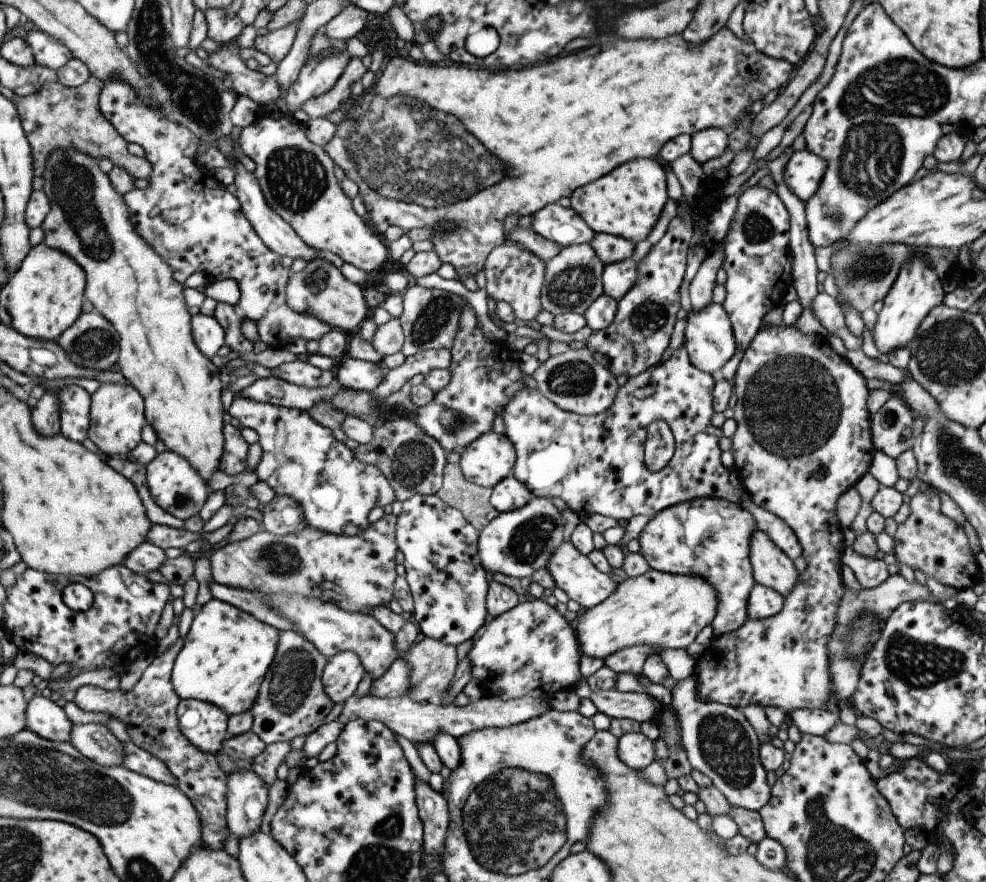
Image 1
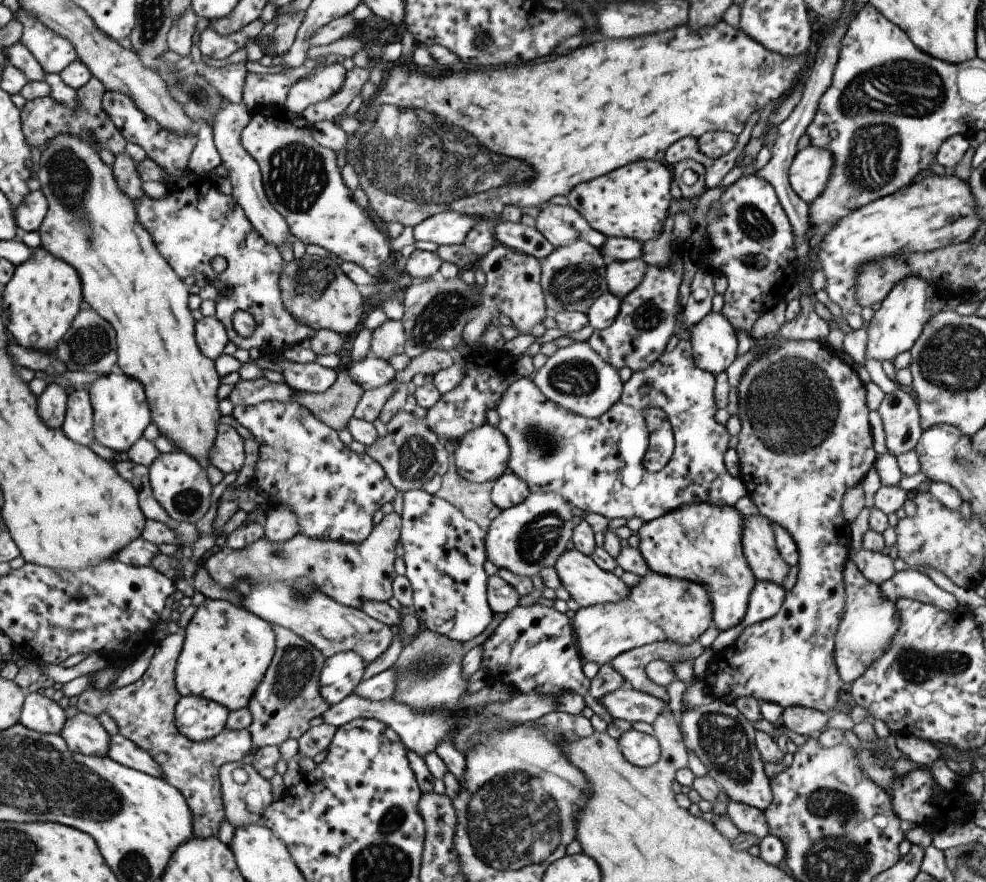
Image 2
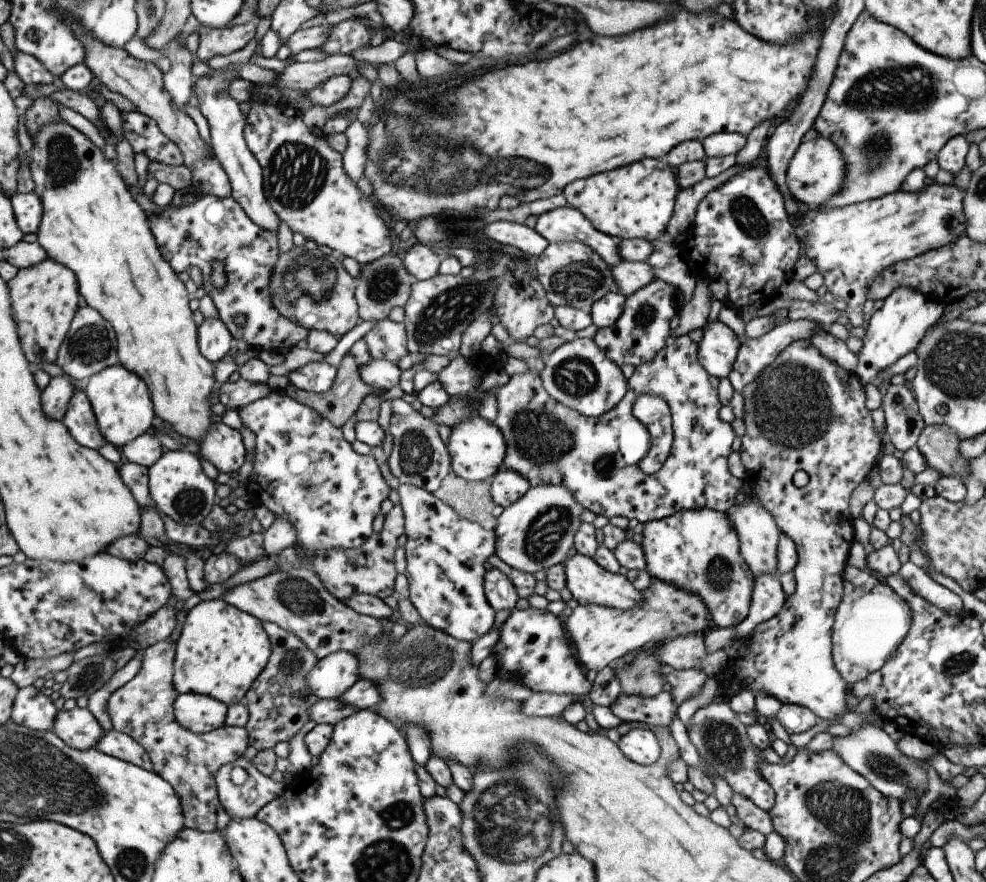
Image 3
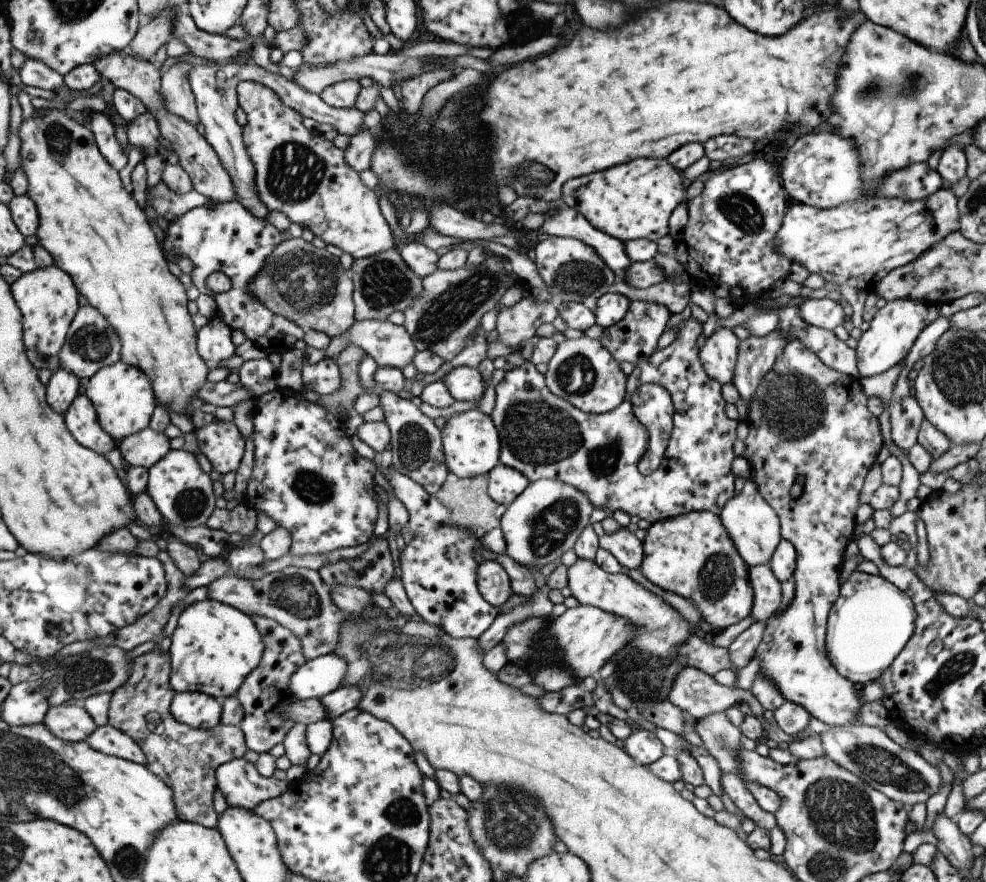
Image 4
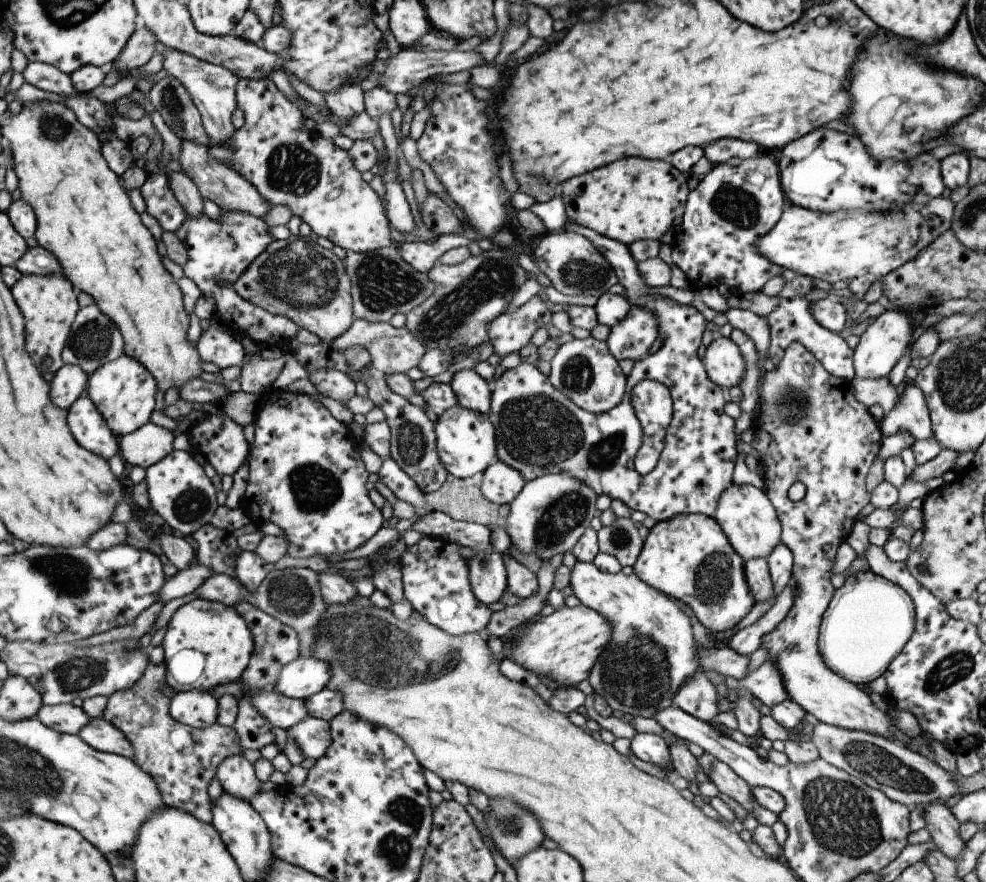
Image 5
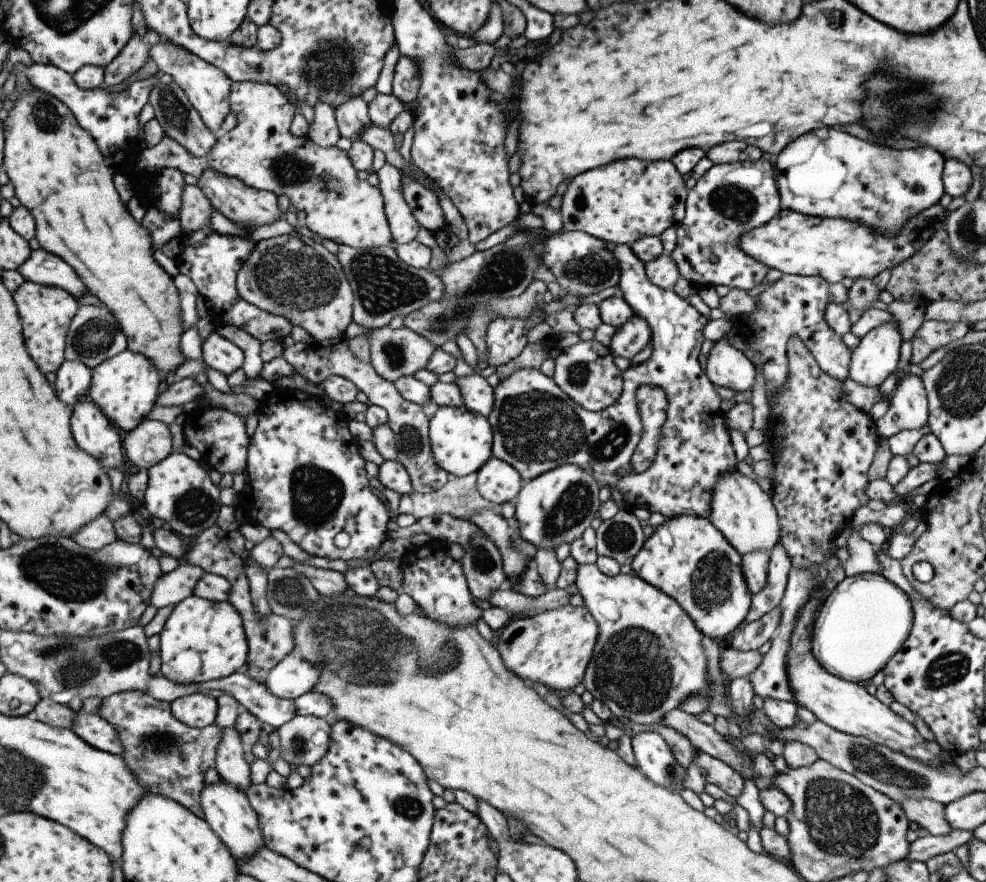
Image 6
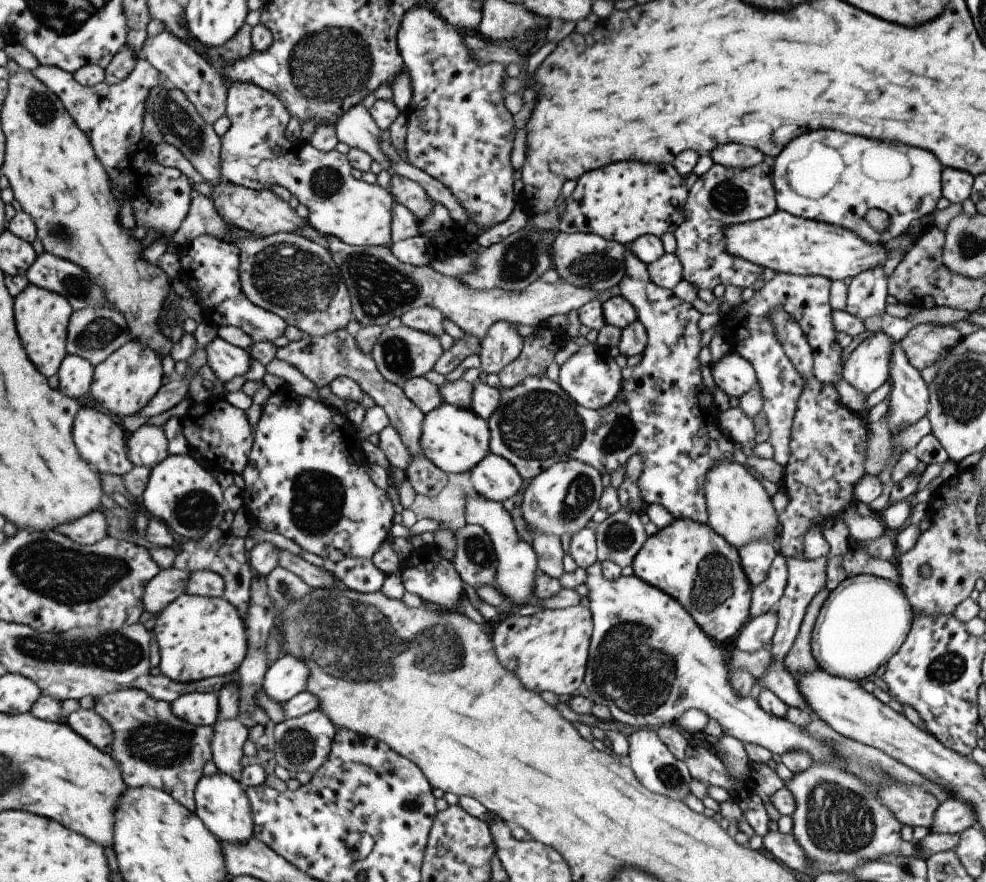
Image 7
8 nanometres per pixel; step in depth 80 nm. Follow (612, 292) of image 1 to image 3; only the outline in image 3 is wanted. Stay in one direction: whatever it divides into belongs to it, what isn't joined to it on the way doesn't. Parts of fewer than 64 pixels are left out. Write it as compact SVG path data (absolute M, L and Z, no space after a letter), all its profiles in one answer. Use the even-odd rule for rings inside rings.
M619 261L609 267L615 292L629 296L633 291L645 286L654 276L651 267L645 261Z

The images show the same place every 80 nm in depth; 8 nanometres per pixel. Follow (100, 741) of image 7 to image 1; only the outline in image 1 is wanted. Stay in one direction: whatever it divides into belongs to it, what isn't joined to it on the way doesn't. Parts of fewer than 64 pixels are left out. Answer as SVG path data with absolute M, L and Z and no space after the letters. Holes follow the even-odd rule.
M133 742L124 743L124 747L126 752L125 767L155 779L157 782L176 787L176 778L169 772L163 760Z

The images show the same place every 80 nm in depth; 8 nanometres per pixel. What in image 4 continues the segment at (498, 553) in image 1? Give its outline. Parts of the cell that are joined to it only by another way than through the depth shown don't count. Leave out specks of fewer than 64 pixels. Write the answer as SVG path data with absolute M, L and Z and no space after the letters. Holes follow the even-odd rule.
M553 479L530 482L511 504L506 506L499 519L504 540L504 552L522 567L540 569L567 552L588 523L594 506L576 488Z

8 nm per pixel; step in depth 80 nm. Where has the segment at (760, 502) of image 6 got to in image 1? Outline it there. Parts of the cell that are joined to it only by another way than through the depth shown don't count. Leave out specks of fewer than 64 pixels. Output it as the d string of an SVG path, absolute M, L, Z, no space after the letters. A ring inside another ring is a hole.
M756 528L751 533L748 557L755 583L773 589L783 598L793 590L800 573L762 528Z

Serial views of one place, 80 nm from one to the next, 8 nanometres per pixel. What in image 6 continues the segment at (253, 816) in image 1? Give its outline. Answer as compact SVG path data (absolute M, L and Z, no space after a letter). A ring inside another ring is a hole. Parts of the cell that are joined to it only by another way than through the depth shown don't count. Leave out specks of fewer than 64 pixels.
M227 727L222 730L222 742L217 748L215 772L219 780L232 786L233 789L245 792L250 781L250 765L245 763L245 748L240 741L236 729Z

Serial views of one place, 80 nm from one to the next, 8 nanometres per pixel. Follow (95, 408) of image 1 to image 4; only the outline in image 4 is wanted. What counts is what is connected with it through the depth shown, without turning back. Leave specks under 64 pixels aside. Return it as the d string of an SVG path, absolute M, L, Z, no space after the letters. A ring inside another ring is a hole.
M122 360L98 370L88 380L85 394L96 405L100 423L117 444L125 442L128 436L136 435L149 428L158 404L152 380L139 368L129 366Z

